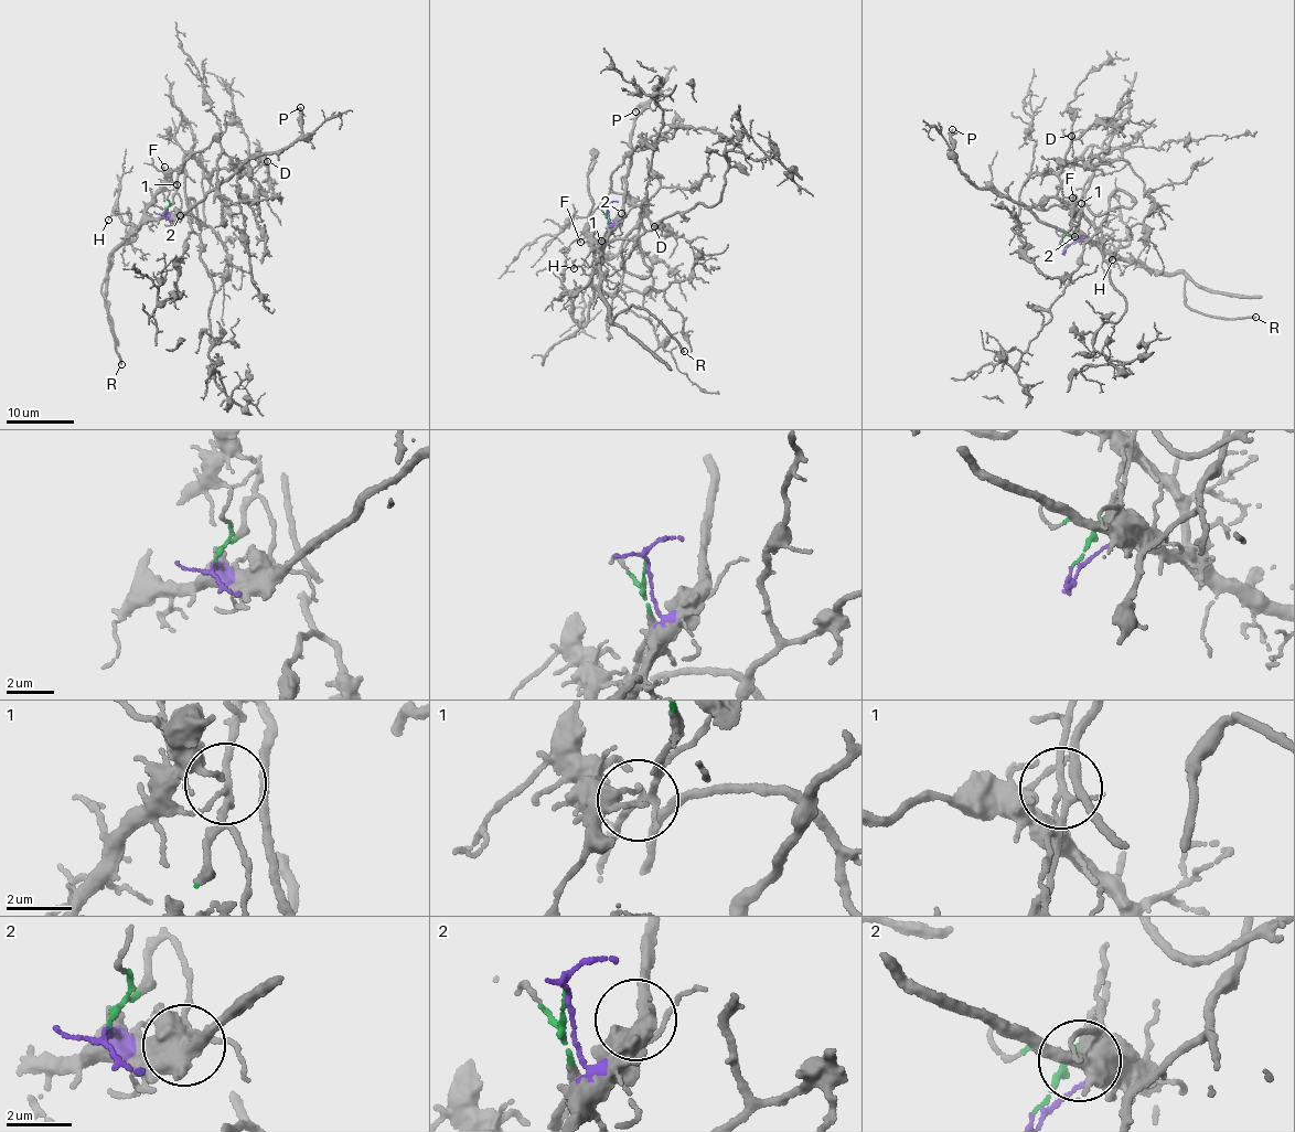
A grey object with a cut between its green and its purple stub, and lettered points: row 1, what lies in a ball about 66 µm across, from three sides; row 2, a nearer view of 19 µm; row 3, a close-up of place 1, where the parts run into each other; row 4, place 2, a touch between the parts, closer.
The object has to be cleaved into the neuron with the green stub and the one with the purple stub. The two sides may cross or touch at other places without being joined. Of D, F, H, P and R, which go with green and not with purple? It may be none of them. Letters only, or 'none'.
D

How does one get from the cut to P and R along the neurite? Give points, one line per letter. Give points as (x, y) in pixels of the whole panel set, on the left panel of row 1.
P: (163, 213), (181, 215), (253, 156), (287, 146), (300, 135), (300, 108)
R: (163, 213), (159, 221), (145, 223), (114, 252), (104, 277), (102, 295), (109, 303), (113, 337), (121, 364)

